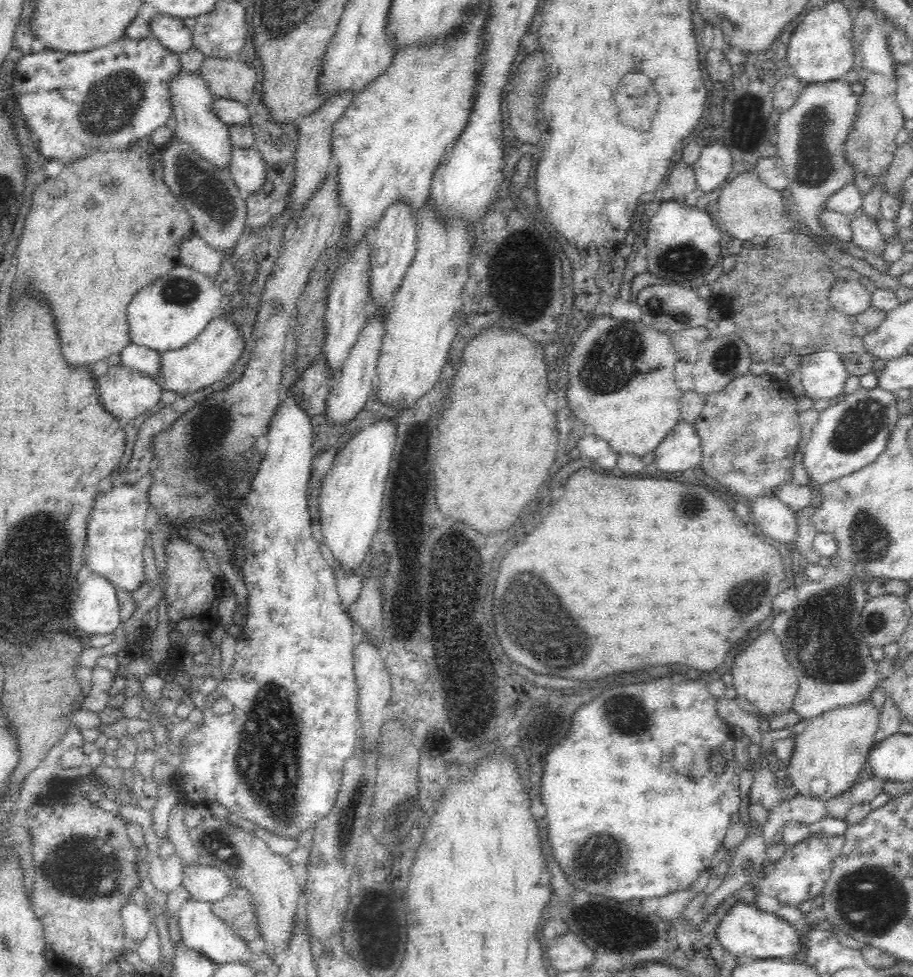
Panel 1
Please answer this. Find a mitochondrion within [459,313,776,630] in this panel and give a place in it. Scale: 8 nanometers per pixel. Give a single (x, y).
(620, 364)

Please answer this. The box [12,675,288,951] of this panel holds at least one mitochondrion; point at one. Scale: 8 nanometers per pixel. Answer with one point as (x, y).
(80, 869)

